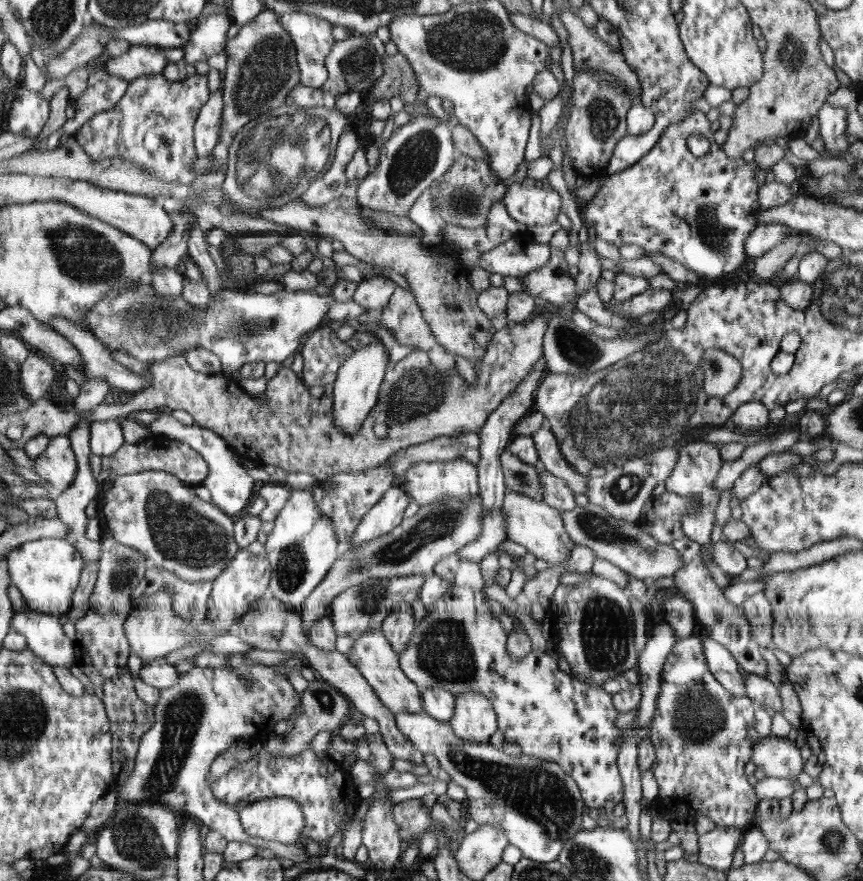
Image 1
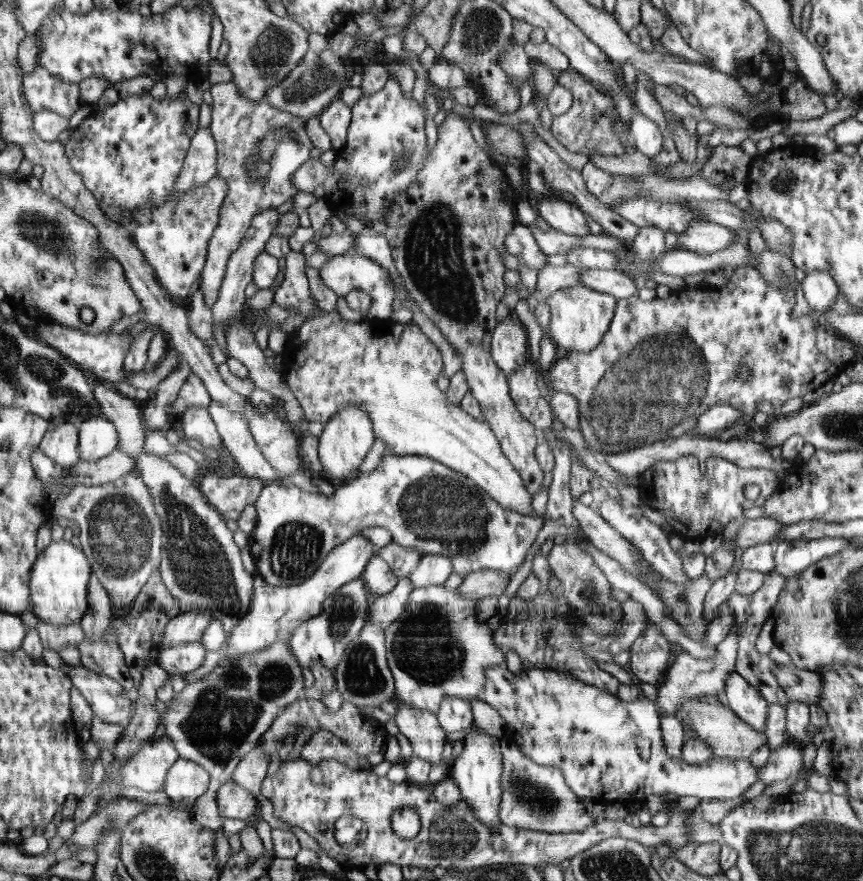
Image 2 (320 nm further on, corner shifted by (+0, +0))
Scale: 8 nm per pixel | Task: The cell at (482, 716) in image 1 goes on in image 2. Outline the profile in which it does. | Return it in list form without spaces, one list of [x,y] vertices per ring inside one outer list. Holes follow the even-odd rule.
[[[477,728],[472,729],[475,731],[468,733],[468,736],[462,739],[464,751],[452,762],[454,766],[452,766],[452,773],[449,774],[449,778],[460,788],[462,800],[474,809],[474,817],[478,817],[480,824],[486,825],[488,829],[496,829],[501,824],[500,818],[498,818],[498,807],[500,807],[500,801],[502,801],[501,776],[502,766],[504,764],[504,758],[502,757],[502,753],[500,753],[502,749],[501,739],[498,736],[479,732]]]

